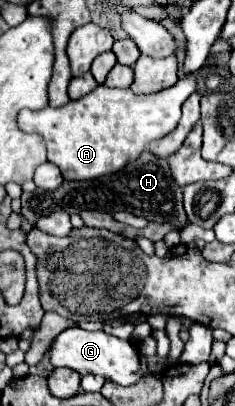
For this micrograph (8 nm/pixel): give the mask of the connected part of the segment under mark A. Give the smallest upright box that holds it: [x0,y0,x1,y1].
[20,75,196,181]

